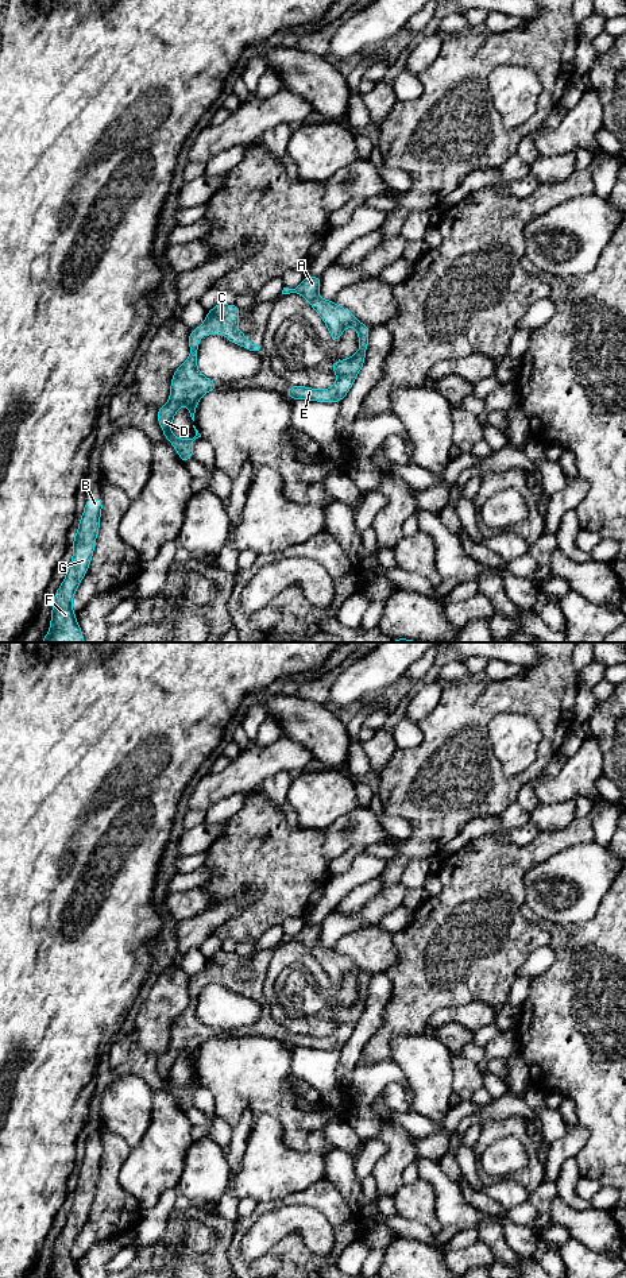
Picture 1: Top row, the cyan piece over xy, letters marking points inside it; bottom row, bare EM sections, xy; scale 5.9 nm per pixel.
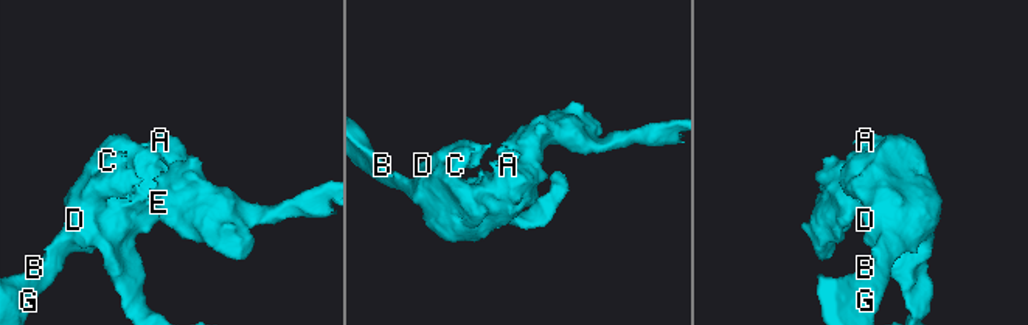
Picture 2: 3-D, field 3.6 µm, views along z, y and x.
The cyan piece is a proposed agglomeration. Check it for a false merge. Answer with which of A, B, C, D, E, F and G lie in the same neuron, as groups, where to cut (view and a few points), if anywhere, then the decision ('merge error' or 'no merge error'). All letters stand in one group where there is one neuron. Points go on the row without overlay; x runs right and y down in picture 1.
groups A B C D E F G; cut none; no merge error

